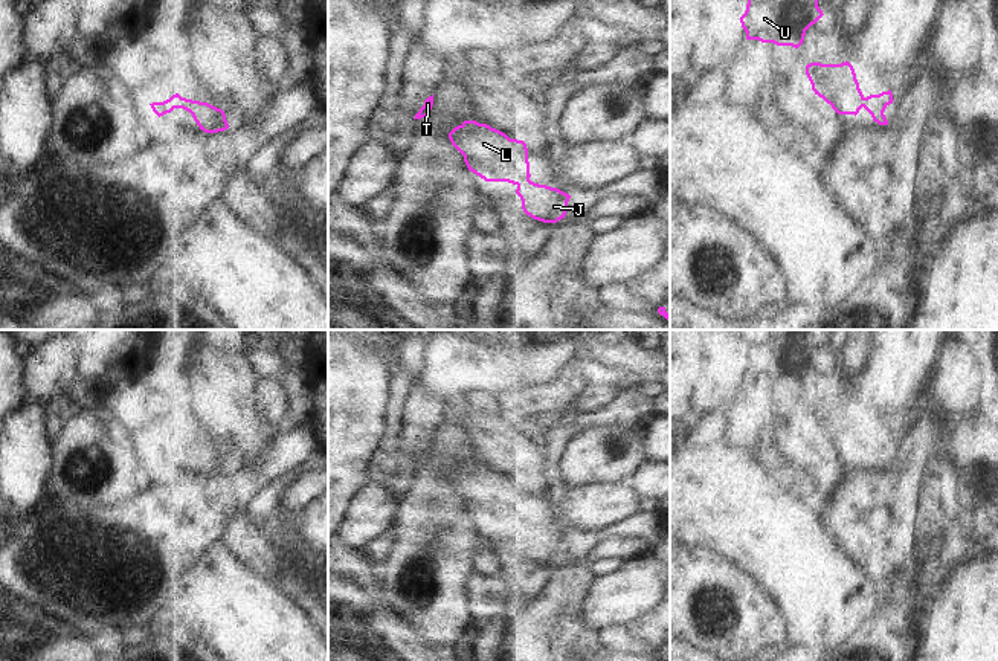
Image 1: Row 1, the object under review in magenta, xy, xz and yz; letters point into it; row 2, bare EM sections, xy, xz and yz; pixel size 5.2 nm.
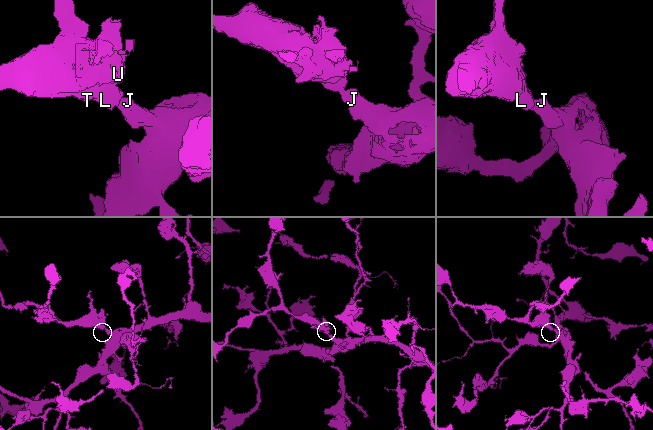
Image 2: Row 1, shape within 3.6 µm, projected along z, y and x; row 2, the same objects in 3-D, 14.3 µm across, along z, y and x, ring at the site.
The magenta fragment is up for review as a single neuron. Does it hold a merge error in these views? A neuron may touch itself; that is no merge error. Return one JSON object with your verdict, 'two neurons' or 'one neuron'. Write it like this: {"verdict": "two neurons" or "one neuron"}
{"verdict": "one neuron"}

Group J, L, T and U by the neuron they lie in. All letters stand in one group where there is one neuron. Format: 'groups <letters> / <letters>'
groups J L T U

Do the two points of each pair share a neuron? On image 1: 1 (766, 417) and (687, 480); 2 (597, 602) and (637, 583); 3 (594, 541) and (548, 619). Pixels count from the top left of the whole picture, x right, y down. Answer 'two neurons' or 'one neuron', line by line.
1: two neurons
2: one neuron
3: one neuron

